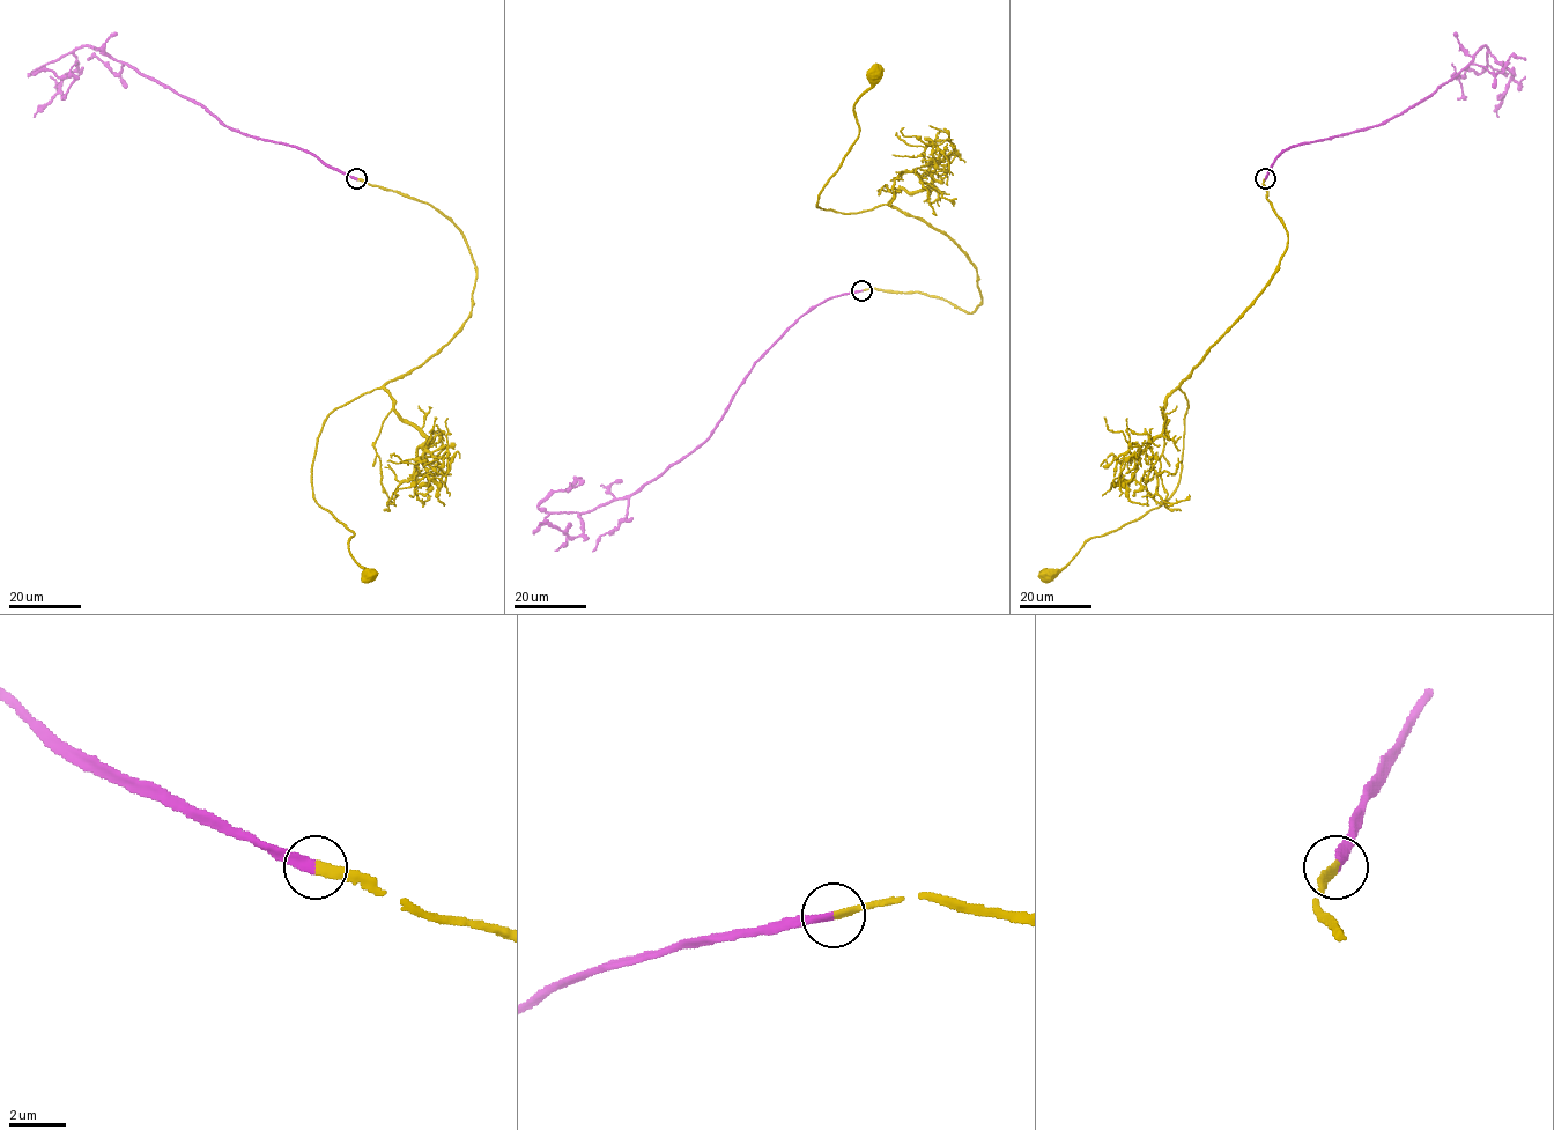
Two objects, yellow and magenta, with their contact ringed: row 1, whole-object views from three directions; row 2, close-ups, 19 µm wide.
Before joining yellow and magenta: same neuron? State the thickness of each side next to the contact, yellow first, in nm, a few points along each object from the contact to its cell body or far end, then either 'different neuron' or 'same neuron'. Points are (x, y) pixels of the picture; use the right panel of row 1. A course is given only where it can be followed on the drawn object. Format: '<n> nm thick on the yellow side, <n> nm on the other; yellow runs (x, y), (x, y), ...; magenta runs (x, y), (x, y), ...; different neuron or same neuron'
280 nm thick on the yellow side, 280 nm on the other; yellow runs (1265, 179), (1287, 246), (1260, 295), (1179, 385), (1188, 403), (1176, 490), (1090, 538), (1050, 576); magenta runs (1265, 179), (1285, 150), (1364, 130), (1416, 105), (1485, 46), (1487, 66), (1456, 75), (1463, 93), (1457, 100); same neuron

